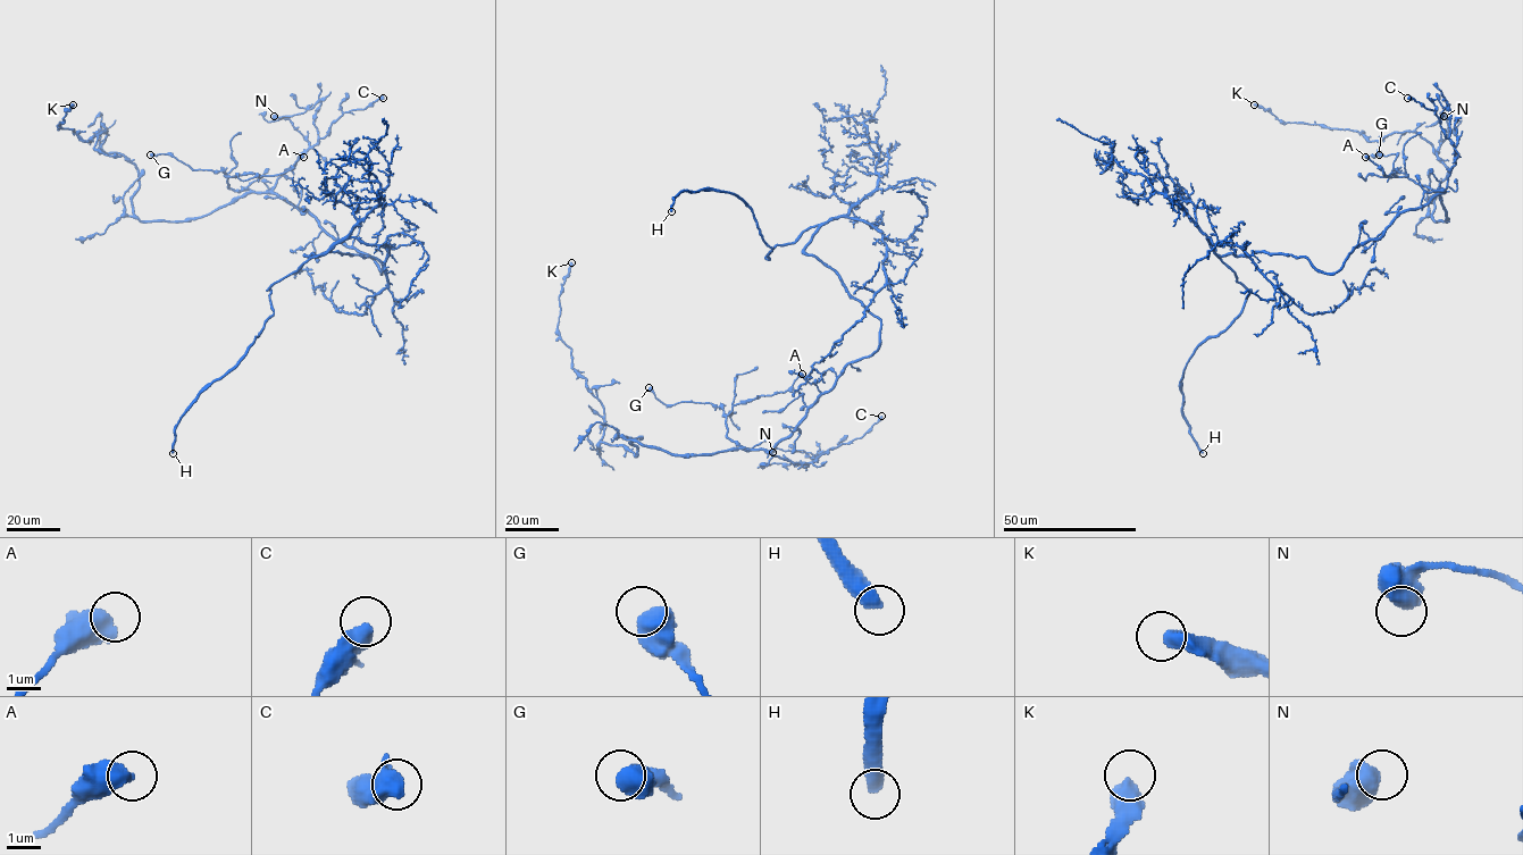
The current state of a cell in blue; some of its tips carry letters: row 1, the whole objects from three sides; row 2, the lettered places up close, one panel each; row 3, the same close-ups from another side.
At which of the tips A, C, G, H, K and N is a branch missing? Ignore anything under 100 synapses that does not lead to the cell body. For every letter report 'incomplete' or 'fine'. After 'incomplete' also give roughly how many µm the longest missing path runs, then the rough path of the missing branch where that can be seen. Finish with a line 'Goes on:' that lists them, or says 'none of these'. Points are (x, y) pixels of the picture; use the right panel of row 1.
A: fine
C: fine
G: fine
H: incomplete; about 25 µm are missing; missing branch runs (1203, 453), (1228, 474), (1252, 476)
K: fine
N: fine
Goes on: H

